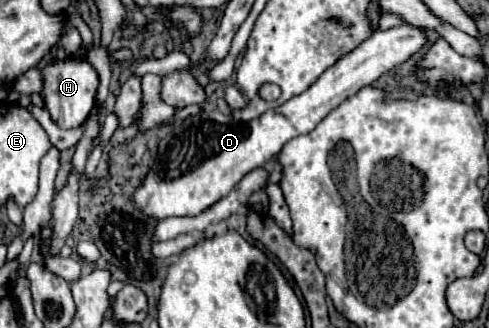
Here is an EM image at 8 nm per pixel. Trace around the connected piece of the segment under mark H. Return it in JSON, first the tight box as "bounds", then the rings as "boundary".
{"bounds":[44,59,98,129],"boundary":[[[68,59],[68,61],[56,61],[48,67],[44,67],[44,101],[46,109],[50,111],[54,123],[62,129],[76,129],[80,127],[90,111],[96,105],[96,91],[98,91],[98,73],[94,67],[84,59]]]}

